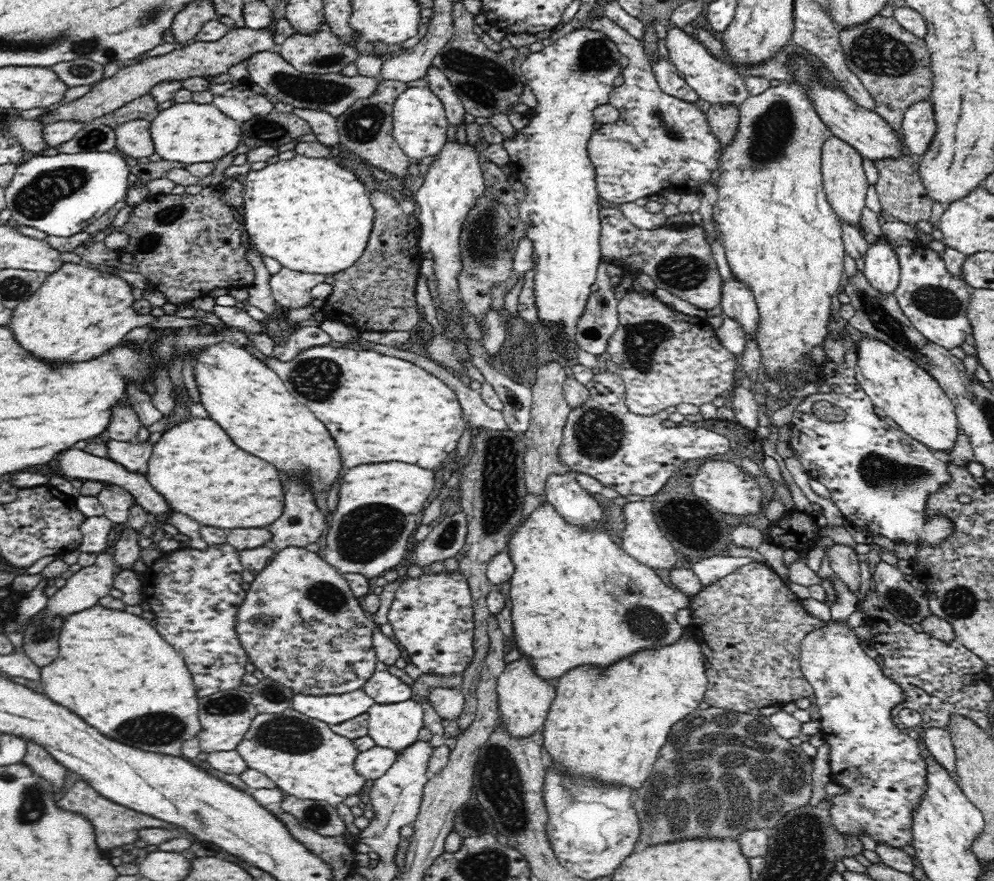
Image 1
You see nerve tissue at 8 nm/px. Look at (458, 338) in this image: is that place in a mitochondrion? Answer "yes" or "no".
yes

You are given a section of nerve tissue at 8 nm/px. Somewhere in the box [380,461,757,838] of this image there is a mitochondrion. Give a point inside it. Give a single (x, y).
(642, 621)

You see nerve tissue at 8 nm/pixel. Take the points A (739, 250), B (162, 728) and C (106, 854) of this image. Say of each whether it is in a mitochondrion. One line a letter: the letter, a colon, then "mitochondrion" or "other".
A: other
B: mitochondrion
C: other

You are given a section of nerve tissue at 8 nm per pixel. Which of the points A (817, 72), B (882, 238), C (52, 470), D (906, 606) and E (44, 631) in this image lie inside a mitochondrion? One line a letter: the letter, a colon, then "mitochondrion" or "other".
A: other
B: other
C: other
D: mitochondrion
E: mitochondrion

